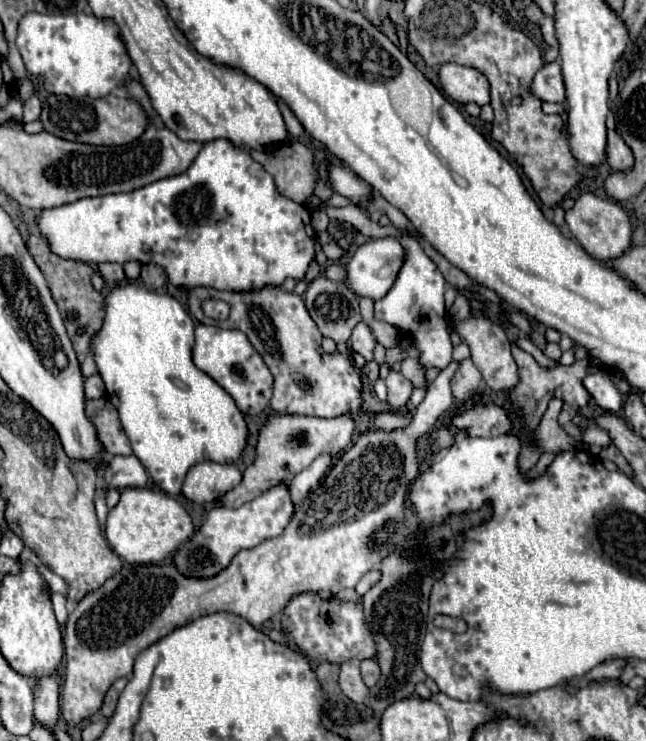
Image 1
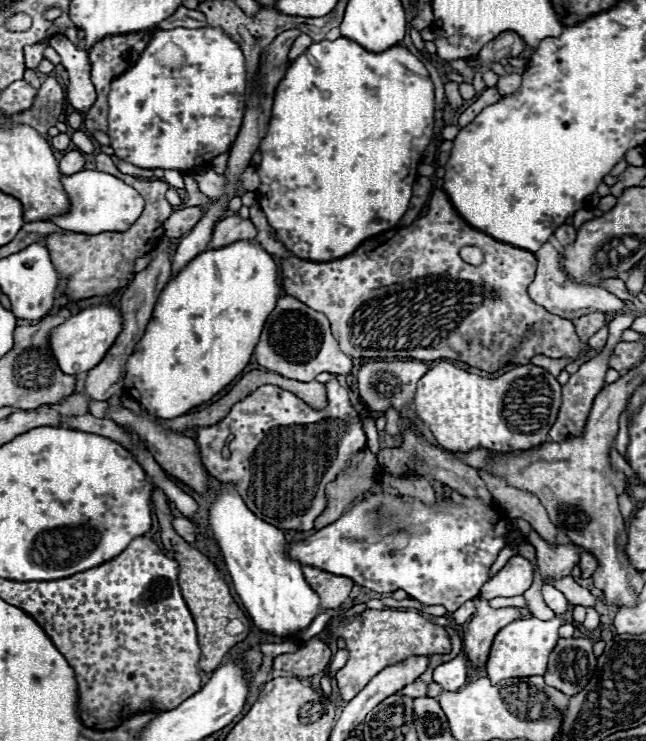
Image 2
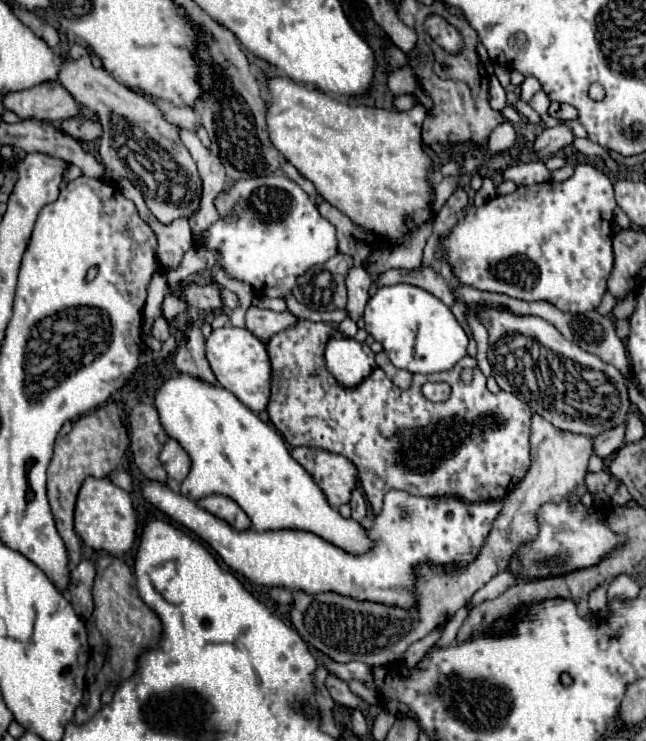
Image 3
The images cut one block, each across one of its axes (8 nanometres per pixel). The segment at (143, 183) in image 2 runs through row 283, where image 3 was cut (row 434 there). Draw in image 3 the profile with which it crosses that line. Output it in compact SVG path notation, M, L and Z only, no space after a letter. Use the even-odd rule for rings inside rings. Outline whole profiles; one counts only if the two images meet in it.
M112 400L112 402L96 408L94 412L78 418L74 422L72 432L68 436L58 438L54 444L54 456L48 466L48 498L50 498L52 514L56 520L56 528L66 542L72 564L78 564L82 560L80 540L78 540L78 536L74 532L74 524L72 524L78 488L82 486L82 480L86 476L96 476L96 478L108 476L122 460L126 448L130 446L128 428L122 422L122 416L124 416L124 404L118 400Z

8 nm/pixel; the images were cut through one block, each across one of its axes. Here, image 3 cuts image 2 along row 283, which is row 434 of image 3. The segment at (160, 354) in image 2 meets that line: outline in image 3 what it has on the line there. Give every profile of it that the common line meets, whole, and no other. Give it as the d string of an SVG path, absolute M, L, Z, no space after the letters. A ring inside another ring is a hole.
M173 375L156 392L156 408L164 430L176 438L192 458L192 468L180 492L198 502L210 494L232 498L252 520L254 530L296 528L312 532L348 554L366 554L374 548L368 530L334 510L322 488L298 464L278 430L262 422L226 388L206 384L190 375Z

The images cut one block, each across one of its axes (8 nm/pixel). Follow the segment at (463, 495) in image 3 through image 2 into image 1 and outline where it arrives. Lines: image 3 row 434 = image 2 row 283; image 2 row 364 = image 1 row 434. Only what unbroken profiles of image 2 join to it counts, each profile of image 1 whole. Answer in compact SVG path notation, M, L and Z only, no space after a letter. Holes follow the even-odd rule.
M476 404L476 406L470 406L464 412L454 414L450 418L450 424L460 428L460 430L466 430L470 436L502 436L502 434L508 434L512 430L512 418L502 408L498 408L494 404Z

